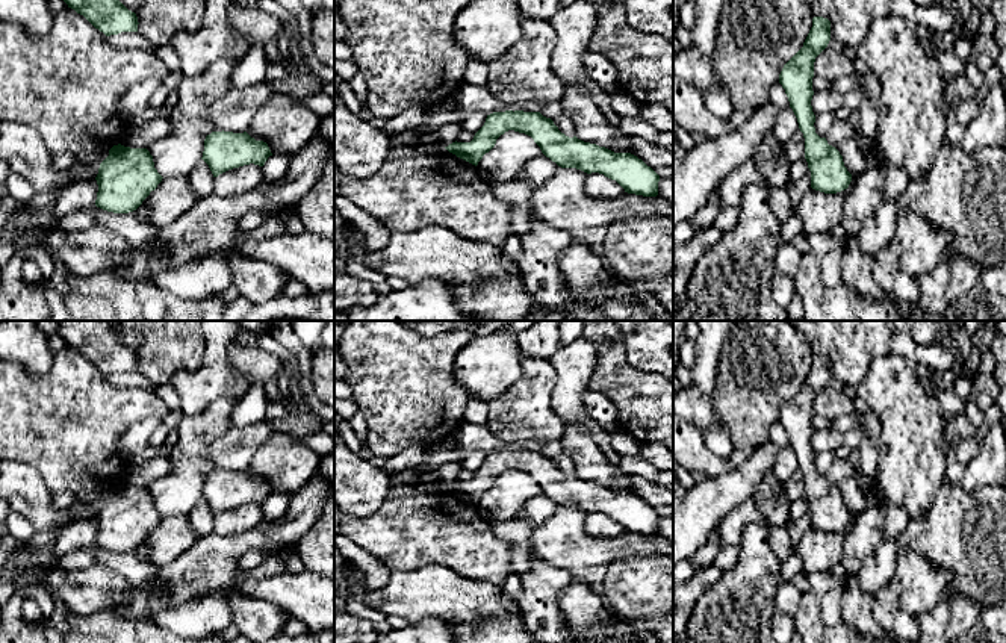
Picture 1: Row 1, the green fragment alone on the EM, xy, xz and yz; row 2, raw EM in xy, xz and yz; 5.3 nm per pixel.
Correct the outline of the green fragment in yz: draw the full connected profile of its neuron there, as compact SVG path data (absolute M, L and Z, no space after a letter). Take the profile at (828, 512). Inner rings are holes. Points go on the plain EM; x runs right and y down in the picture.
M814 356L803 386L784 404L779 422L785 428L790 446L805 477L805 498L811 510L811 527L824 533L837 533L849 527L852 513L844 505L840 490L829 484L826 477L815 472L815 454L811 445L814 401L829 380L831 360Z

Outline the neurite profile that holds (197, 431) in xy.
M216 399L203 412L182 418L177 425L179 440L168 457L171 472L147 486L154 507L163 517L188 516L201 499L204 478L215 471L204 452L231 428L231 412L238 402Z

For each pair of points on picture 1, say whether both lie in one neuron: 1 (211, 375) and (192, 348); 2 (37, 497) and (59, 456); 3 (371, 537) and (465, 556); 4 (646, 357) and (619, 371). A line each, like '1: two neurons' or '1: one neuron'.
1: two neurons
2: two neurons
3: one neuron
4: two neurons

